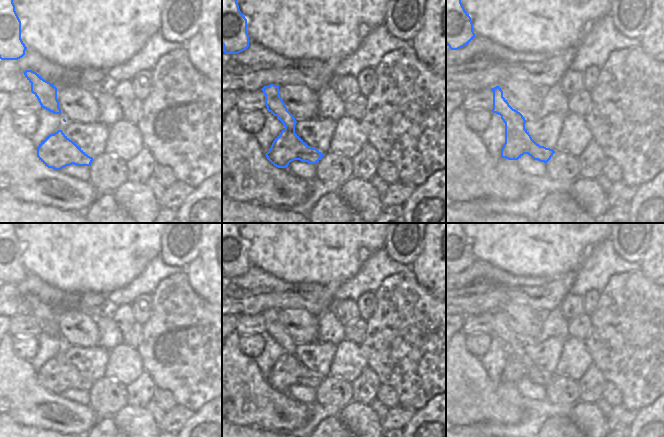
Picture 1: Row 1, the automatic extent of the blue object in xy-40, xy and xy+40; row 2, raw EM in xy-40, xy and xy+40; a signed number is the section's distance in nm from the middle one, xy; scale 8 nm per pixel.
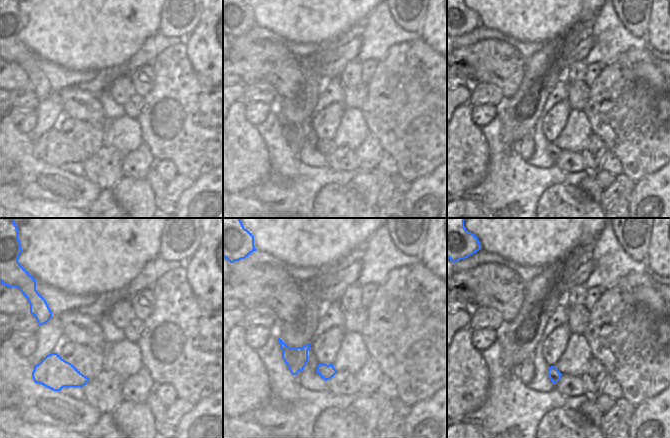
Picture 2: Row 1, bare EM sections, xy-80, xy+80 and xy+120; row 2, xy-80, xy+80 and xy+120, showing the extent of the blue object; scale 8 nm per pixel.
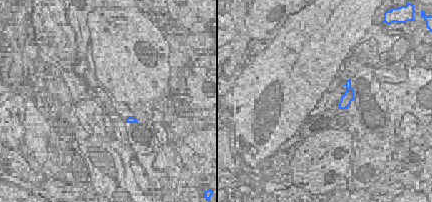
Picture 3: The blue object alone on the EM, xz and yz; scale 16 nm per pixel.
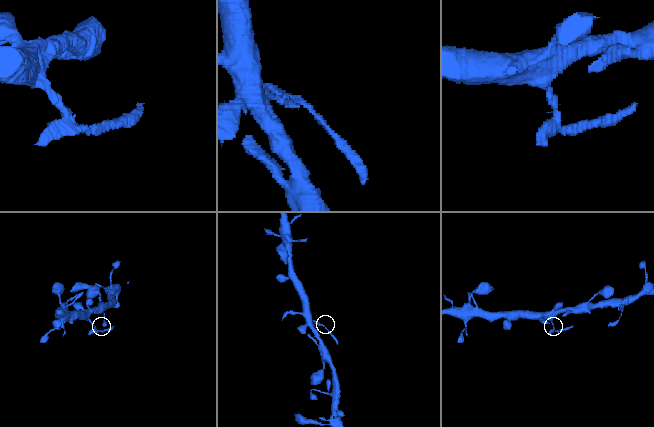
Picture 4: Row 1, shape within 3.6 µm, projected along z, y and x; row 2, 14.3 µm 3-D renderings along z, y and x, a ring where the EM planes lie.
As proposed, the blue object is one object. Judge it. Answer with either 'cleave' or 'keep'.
cleave

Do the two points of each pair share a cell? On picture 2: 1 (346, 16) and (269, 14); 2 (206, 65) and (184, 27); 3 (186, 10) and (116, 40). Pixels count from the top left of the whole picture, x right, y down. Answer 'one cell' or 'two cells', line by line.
1: one cell
2: two cells
3: two cells

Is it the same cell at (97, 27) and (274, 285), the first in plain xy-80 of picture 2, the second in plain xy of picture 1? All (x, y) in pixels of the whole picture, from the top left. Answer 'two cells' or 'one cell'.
two cells

